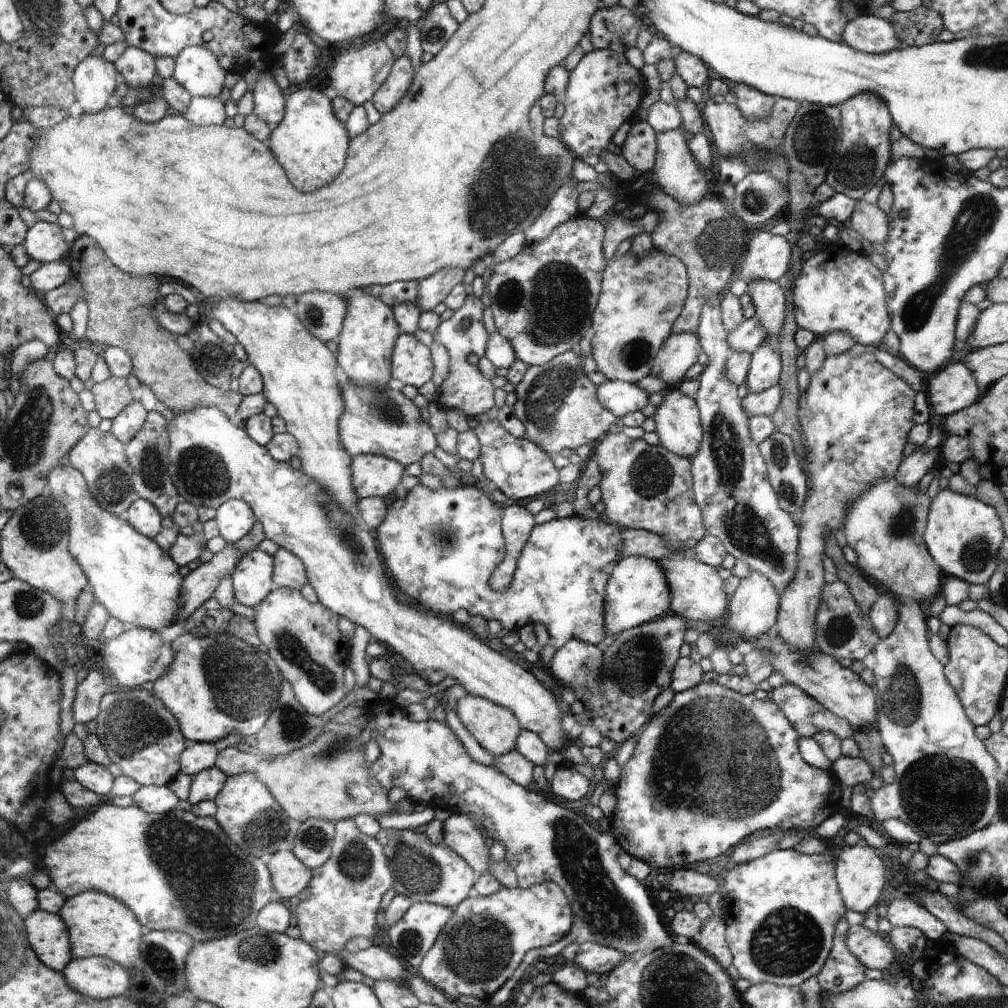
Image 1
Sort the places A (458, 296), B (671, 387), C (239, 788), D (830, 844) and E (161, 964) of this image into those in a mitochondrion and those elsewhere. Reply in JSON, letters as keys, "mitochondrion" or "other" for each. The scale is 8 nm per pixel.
{"A":"other","B":"other","C":"other","D":"other","E":"mitochondrion"}

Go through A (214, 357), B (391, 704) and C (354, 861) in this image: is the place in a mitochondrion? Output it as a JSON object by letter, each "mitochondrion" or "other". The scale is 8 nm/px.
{"A":"mitochondrion","B":"other","C":"mitochondrion"}

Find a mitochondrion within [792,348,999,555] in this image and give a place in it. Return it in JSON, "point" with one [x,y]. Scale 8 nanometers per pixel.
{"point":[902,521]}

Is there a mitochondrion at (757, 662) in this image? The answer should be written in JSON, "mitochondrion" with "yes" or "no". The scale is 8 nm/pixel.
{"mitochondrion":"no"}

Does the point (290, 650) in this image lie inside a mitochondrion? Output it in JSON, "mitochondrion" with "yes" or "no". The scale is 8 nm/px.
{"mitochondrion":"yes"}

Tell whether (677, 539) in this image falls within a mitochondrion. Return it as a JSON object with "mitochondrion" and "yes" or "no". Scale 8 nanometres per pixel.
{"mitochondrion":"no"}

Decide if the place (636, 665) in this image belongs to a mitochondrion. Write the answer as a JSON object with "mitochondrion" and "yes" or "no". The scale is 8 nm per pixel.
{"mitochondrion":"yes"}

